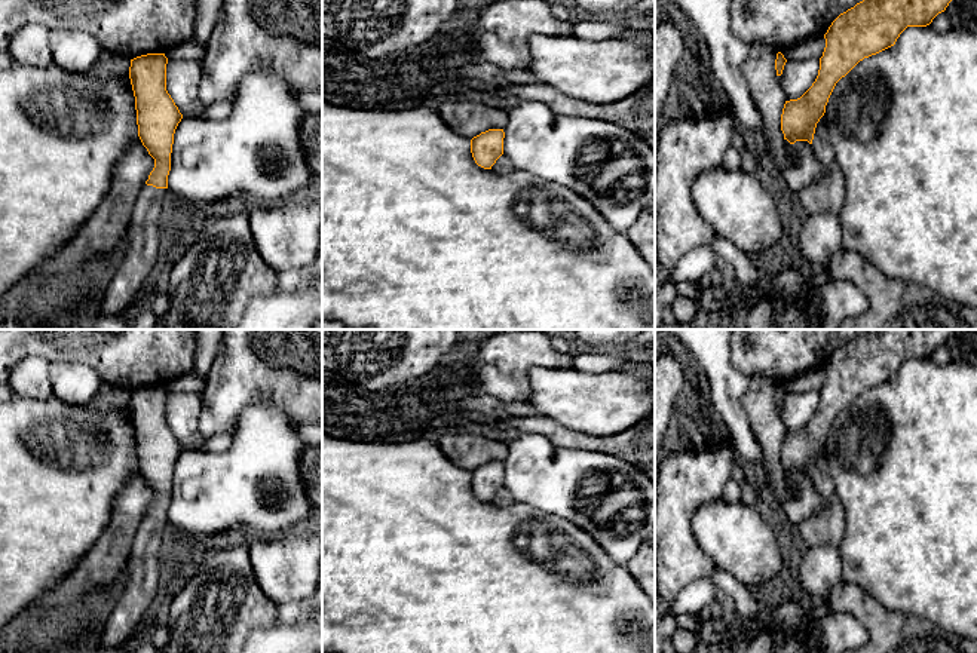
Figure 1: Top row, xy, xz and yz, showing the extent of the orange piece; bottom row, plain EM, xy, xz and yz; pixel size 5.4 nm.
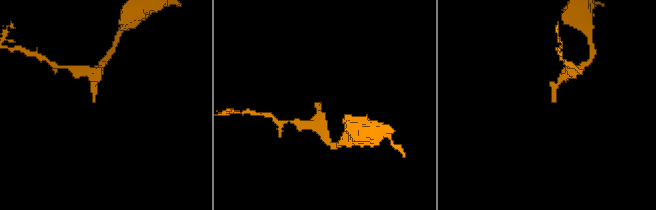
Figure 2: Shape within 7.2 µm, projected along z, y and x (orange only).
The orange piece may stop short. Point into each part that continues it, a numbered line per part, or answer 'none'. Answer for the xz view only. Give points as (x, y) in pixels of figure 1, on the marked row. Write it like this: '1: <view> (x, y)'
none

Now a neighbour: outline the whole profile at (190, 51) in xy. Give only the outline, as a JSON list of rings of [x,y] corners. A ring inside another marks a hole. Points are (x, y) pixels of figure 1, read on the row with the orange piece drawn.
[[[195,39],[180,43],[165,52],[165,56],[168,59],[196,61],[199,64],[202,62],[203,55],[205,55],[205,46],[197,45]]]

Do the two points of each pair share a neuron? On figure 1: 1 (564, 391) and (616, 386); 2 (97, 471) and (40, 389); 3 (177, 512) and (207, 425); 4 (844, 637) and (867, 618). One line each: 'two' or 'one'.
1: one
2: two
3: two
4: two

